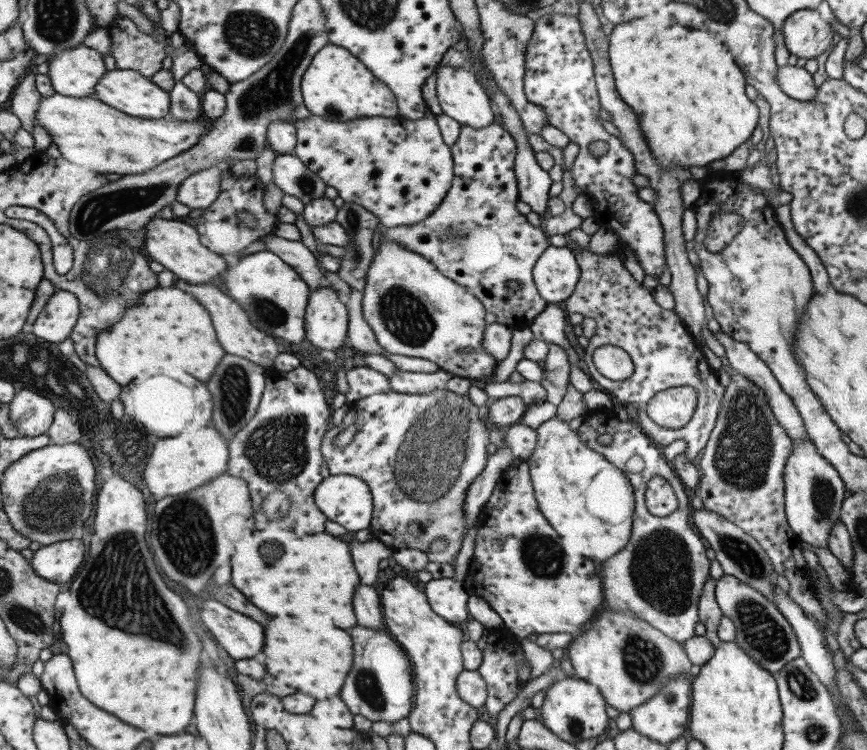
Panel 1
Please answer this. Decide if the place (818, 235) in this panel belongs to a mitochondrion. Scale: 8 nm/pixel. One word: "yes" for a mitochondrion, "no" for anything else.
no

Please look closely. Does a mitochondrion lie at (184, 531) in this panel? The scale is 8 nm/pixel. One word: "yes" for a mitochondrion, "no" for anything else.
yes

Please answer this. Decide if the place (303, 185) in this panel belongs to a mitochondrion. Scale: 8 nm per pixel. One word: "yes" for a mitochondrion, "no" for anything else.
yes

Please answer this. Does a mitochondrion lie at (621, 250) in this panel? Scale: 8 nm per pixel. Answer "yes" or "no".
no

